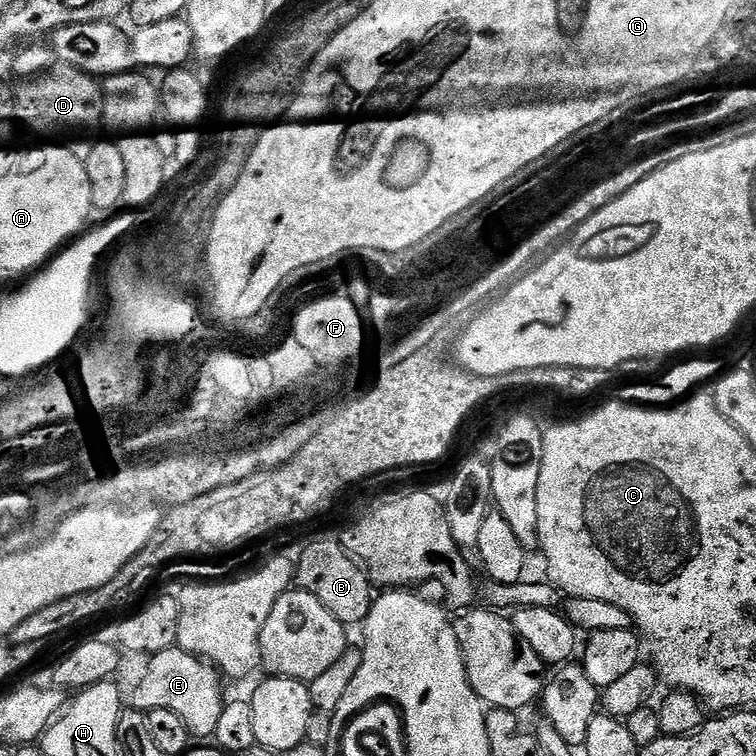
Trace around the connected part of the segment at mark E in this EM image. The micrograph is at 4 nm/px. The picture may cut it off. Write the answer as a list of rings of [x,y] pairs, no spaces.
[[[179,646],[161,648],[153,651],[151,656],[152,661],[149,662],[148,669],[141,674],[140,681],[132,692],[131,707],[145,714],[155,708],[170,710],[178,714],[178,718],[182,718],[193,737],[215,737],[218,718],[222,718],[226,703],[224,692],[220,689],[221,677],[217,669]]]

